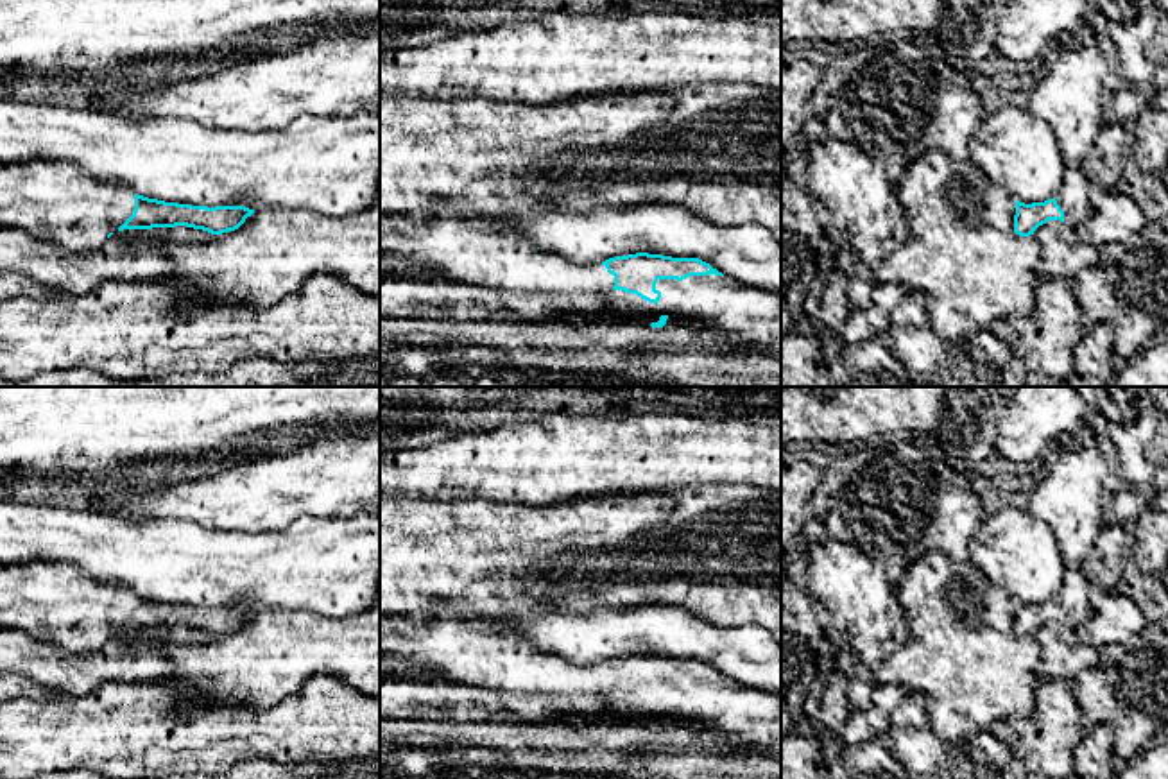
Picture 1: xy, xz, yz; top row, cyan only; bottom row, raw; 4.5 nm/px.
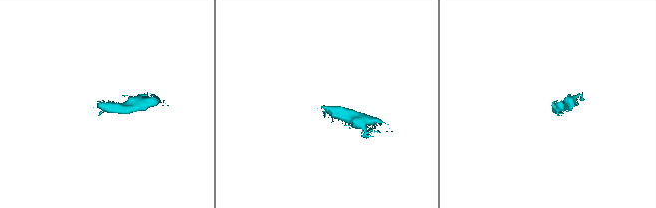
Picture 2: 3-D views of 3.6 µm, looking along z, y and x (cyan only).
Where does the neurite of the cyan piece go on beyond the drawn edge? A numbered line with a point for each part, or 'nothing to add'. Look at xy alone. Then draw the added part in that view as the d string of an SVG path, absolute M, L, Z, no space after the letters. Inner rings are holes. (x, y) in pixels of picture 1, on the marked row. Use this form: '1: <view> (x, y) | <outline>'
1: xy (58, 203) | M61 161L0 165L0 227L20 229L70 253L99 249L134 211L134 192L124 183L97 181Z

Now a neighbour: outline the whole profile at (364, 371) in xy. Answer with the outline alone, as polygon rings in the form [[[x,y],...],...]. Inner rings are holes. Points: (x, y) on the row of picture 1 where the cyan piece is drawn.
[[[380,355],[346,360],[328,376],[296,387],[380,387]]]

